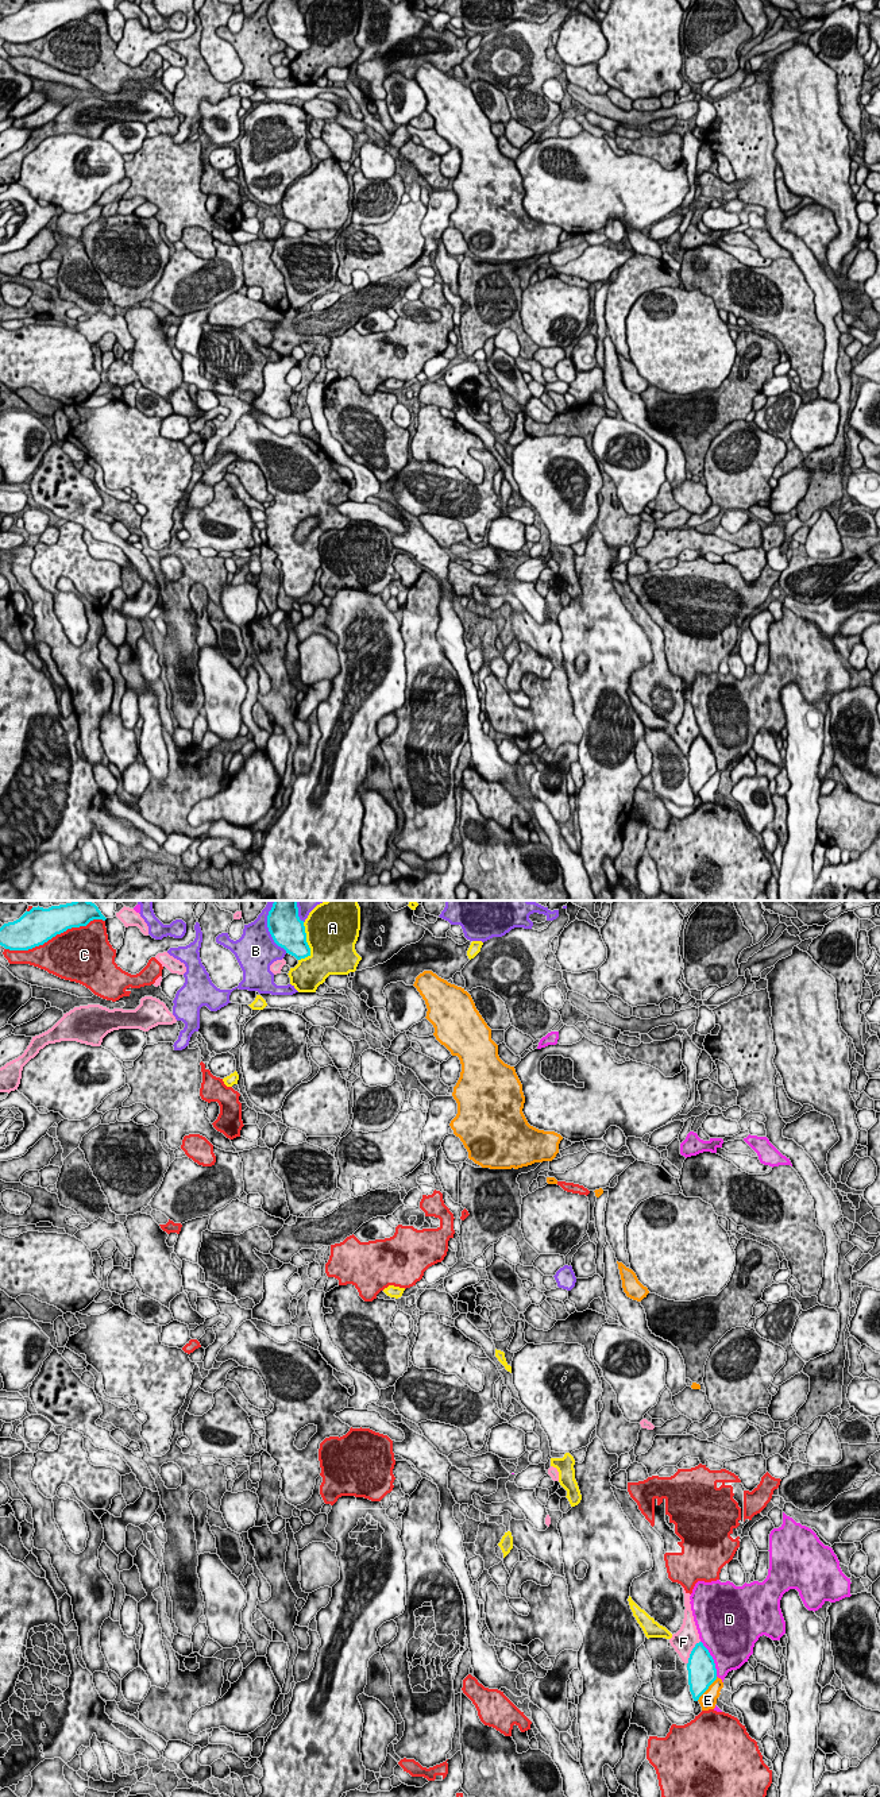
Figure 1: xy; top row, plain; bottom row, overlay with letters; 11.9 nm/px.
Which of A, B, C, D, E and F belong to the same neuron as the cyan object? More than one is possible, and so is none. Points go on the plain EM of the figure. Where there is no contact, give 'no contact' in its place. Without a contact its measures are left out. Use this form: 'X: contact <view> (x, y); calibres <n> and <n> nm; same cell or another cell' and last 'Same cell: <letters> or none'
A: contact xy (307, 37); calibres 380 and 480 nm; another cell
B: contact xy (269, 23); calibres 400 and 440 nm; another cell
C: contact xy (54, 29); calibres 420 and 480 nm; another cell
D: contact xy (711, 751); calibres 340 and 480 nm; another cell
E: contact xy (707, 781); calibres 340 and 200 nm; another cell
F: contact xy (691, 745); calibres 340 and 280 nm; another cell
Same cell: none

